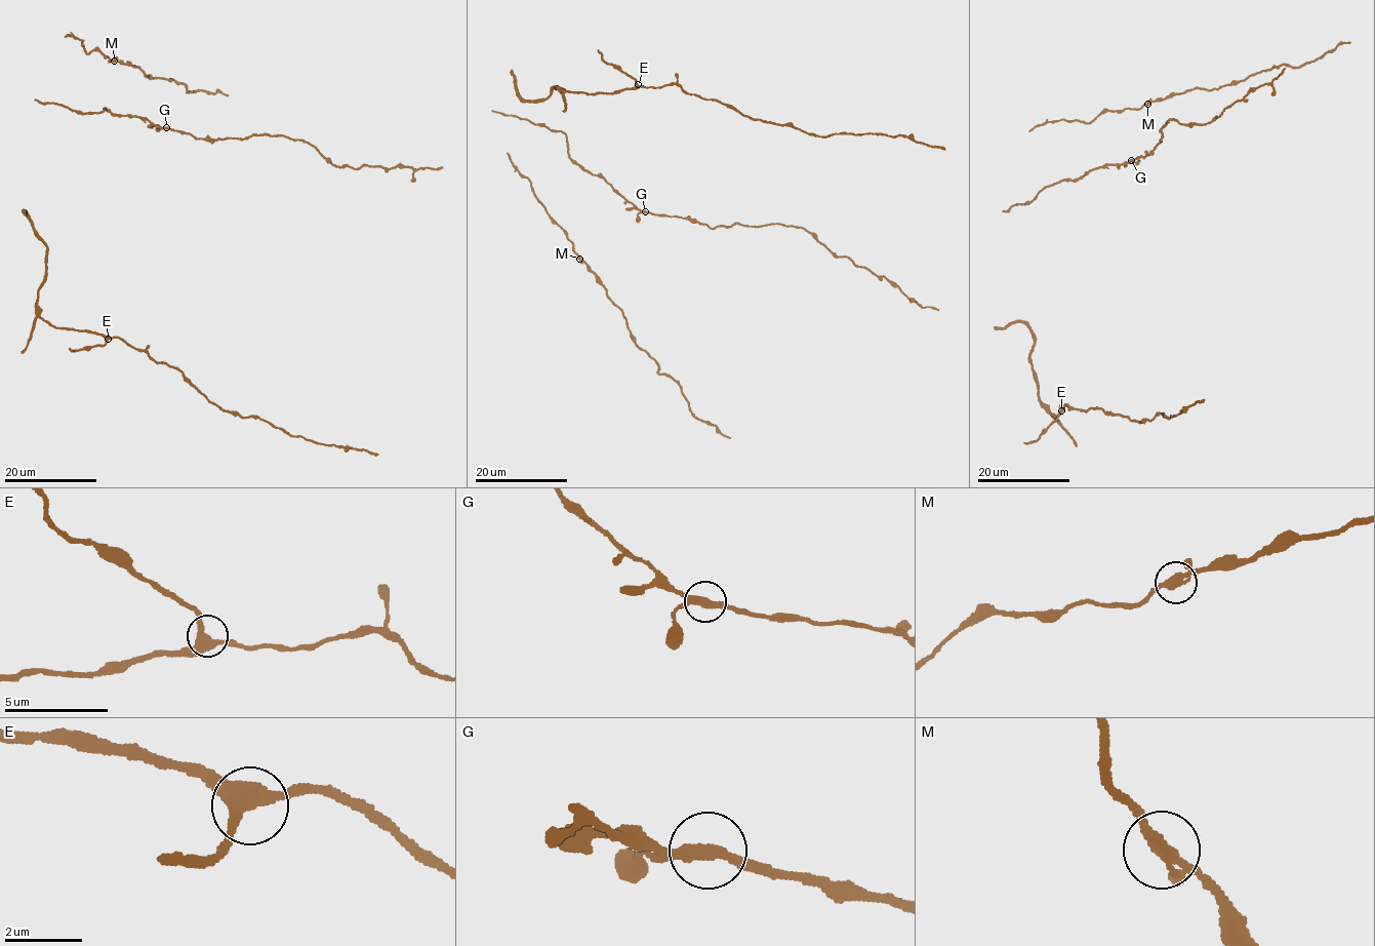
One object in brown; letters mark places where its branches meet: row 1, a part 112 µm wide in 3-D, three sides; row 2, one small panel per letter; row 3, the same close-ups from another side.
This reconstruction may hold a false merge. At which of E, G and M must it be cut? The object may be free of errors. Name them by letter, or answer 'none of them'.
none of them

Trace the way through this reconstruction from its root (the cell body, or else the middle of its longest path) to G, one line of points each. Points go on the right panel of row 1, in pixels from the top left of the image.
G: (1009, 211), (1013, 205), (1030, 201), (1046, 187), (1063, 180), (1080, 178), (1106, 164), (1120, 164), (1131, 160)

